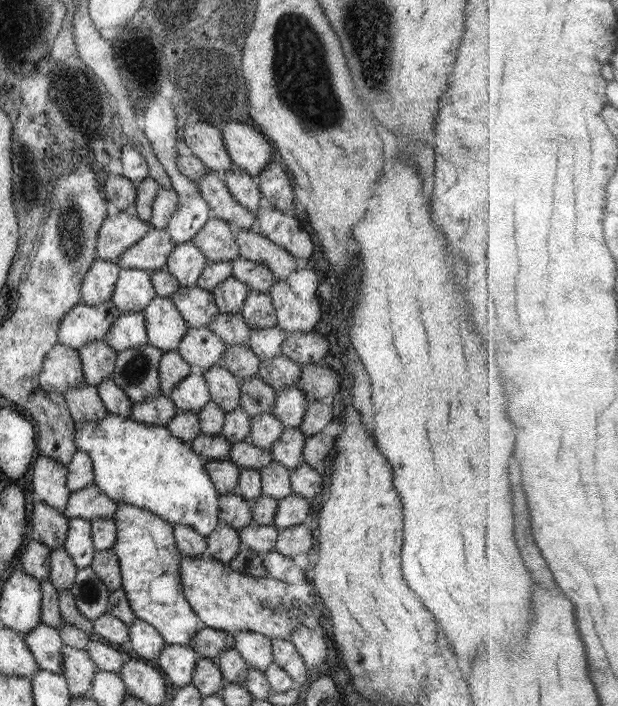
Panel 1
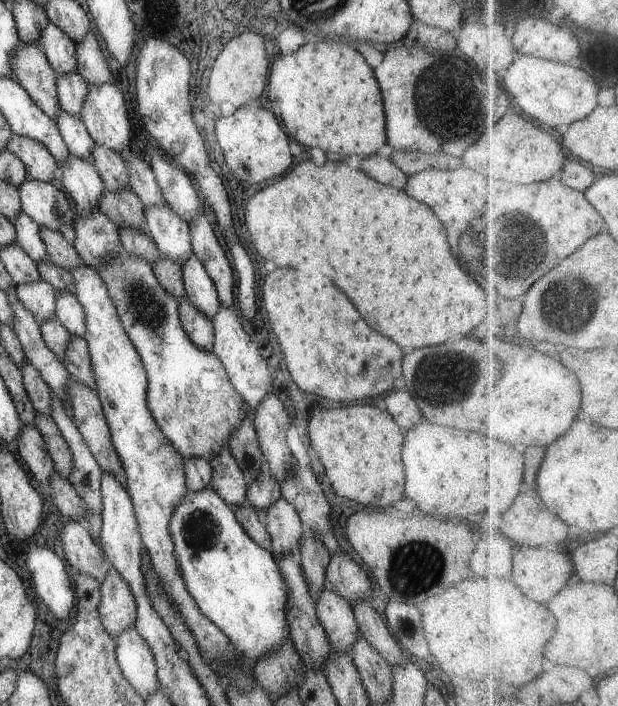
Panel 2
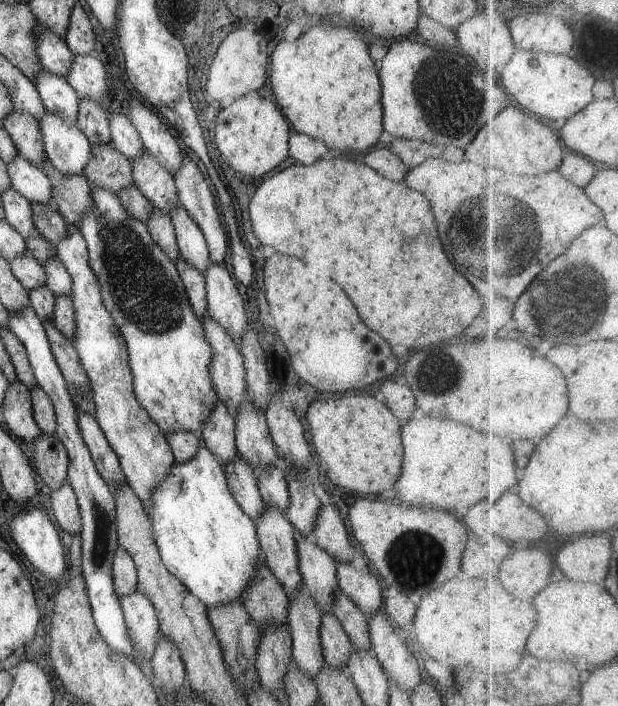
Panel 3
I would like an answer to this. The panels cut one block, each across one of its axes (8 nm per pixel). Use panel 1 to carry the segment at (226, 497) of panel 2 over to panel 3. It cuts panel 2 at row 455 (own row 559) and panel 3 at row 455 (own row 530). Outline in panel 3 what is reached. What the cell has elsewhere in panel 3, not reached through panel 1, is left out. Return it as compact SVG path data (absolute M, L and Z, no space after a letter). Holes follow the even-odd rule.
M218 402L204 421L200 439L224 467L238 456L235 447L235 415Z

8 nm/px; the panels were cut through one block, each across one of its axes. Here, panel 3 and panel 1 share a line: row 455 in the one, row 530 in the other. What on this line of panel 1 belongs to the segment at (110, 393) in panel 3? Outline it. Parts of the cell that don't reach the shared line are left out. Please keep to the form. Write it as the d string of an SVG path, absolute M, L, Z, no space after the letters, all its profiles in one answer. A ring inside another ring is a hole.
M118 503L112 520L116 524L116 541L111 549L120 564L121 590L126 594L130 608L139 619L152 624L162 634L166 645L189 646L194 635L198 633L198 630L204 628L205 624L196 616L182 593L179 578L182 555L176 546L173 526L160 516L132 504Z

